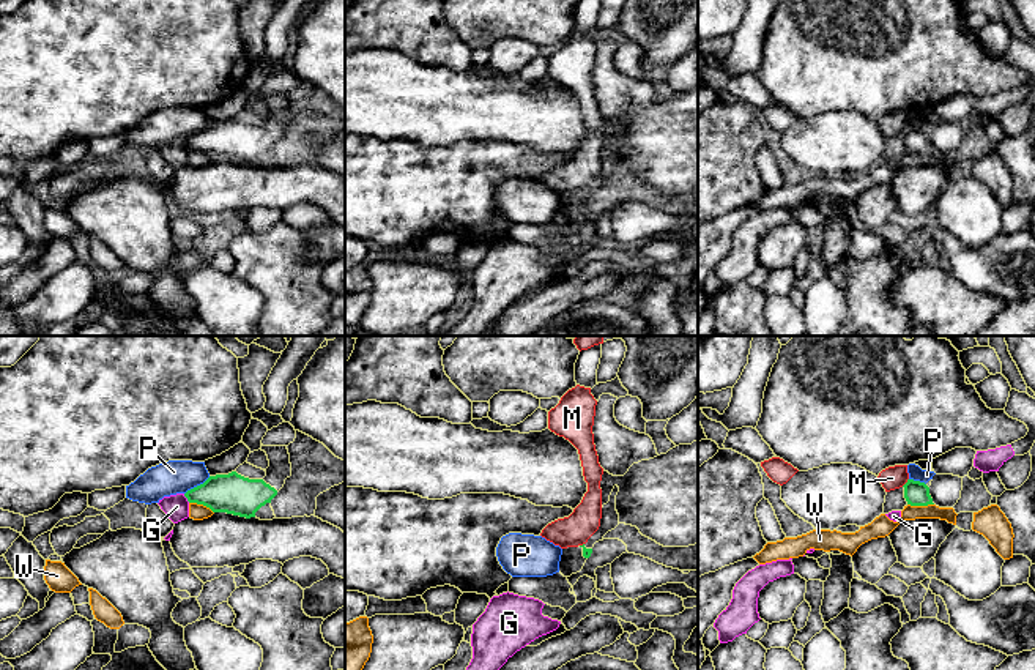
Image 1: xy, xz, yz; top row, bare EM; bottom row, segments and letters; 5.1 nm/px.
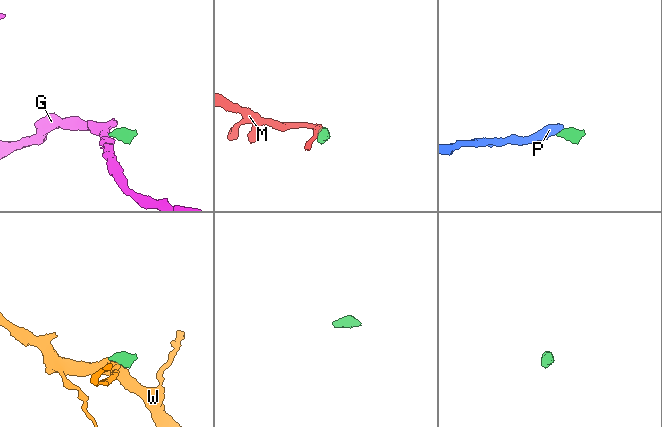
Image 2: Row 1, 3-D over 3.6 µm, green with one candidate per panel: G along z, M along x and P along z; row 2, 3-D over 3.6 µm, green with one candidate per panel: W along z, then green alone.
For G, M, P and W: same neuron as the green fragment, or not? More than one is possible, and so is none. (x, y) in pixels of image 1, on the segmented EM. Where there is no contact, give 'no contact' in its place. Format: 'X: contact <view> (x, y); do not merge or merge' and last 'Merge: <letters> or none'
G: contact xy (186, 497); do not merge
M: contact yz (906, 483); do not merge
P: contact xy (197, 486); do not merge
W: contact yz (920, 505); do not merge
Merge: none

